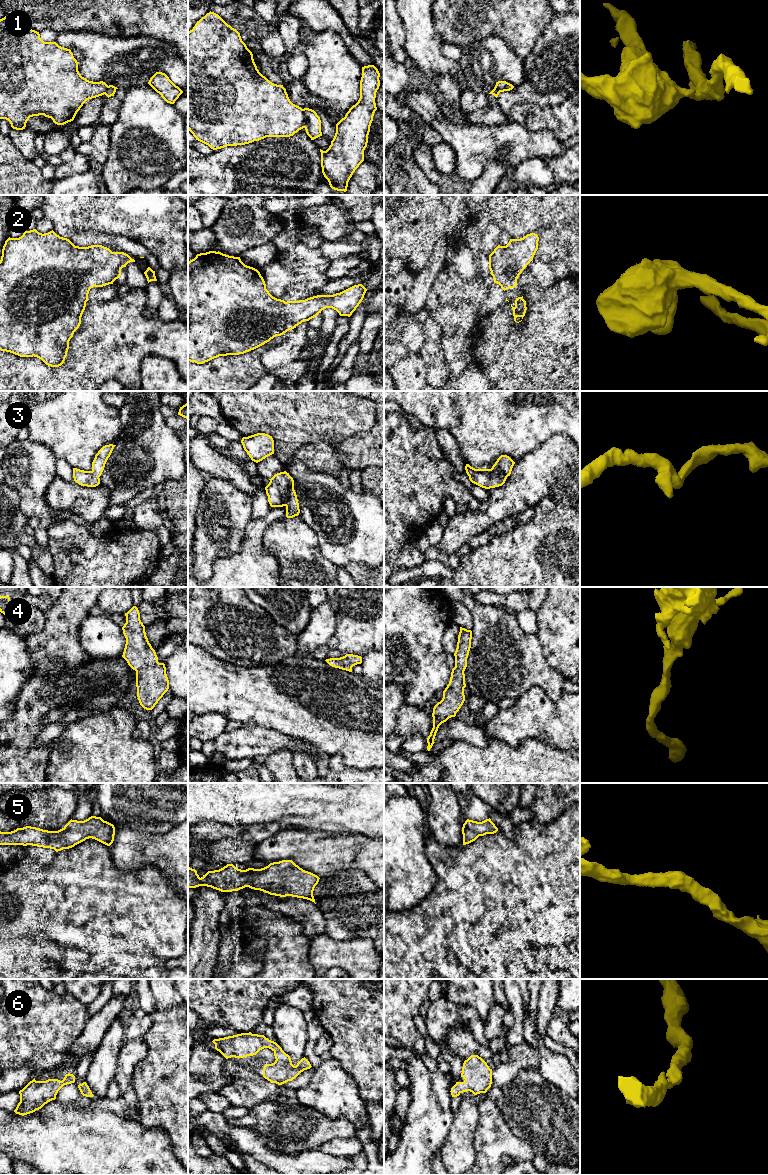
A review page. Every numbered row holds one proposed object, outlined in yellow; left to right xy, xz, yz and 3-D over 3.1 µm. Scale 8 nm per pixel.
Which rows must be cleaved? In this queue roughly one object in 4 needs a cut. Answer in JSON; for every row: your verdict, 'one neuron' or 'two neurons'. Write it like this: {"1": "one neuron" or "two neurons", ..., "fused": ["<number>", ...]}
{"1": "two neurons", "2": "one neuron", "3": "one neuron", "4": "one neuron", "5": "one neuron", "6": "one neuron", "fused": ["1"]}

